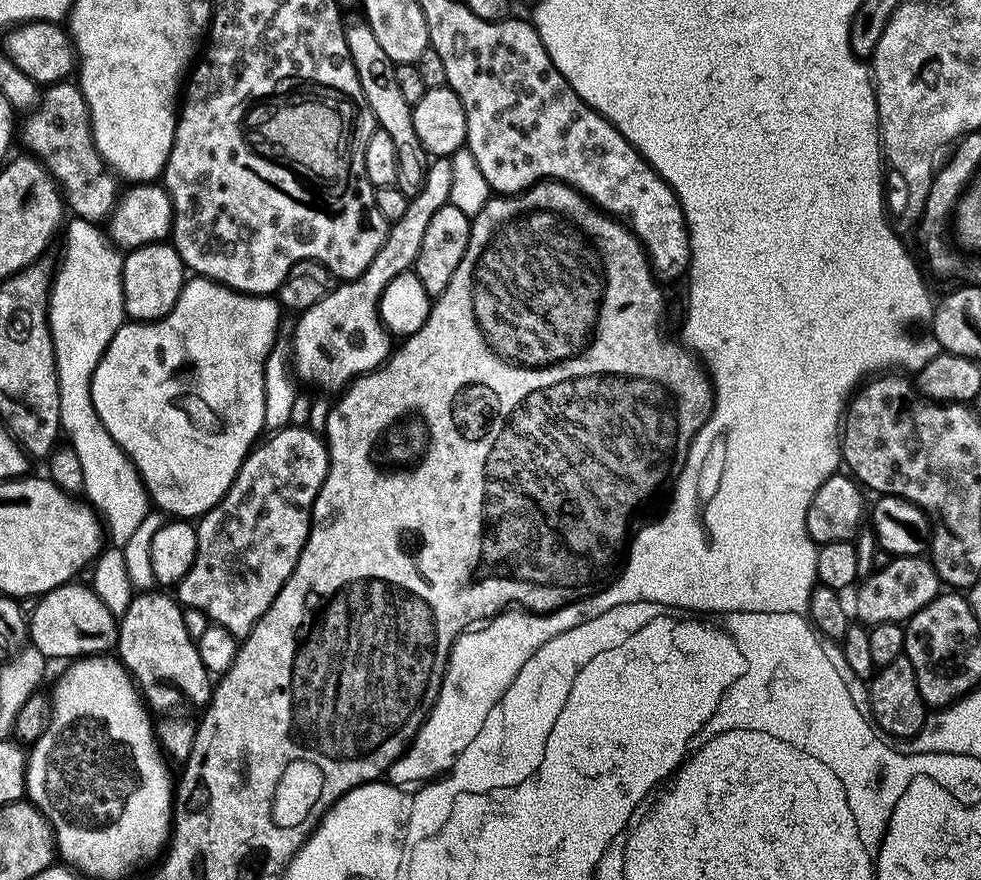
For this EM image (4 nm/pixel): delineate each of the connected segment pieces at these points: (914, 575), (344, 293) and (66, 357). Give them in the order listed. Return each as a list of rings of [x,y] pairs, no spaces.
[[[902,556],[888,563],[892,564],[873,572],[871,577],[859,585],[860,597],[856,600],[856,608],[854,604],[854,612],[855,615],[856,612],[860,615],[861,622],[868,624],[867,626],[903,625],[942,594],[940,576],[934,570],[931,559],[919,556]]]
[[[437,159],[427,169],[422,194],[409,200],[406,214],[402,214],[402,218],[398,218],[389,227],[386,242],[382,250],[378,250],[378,258],[374,258],[370,270],[366,270],[362,278],[333,287],[332,293],[322,298],[318,306],[297,319],[300,321],[296,324],[296,337],[292,340],[290,355],[295,379],[301,385],[313,384],[314,387],[321,388],[321,393],[340,394],[360,377],[376,371],[389,359],[390,336],[380,318],[380,299],[396,278],[415,269],[418,254],[422,254],[422,241],[426,239],[430,218],[434,218],[438,210],[450,203],[452,186],[451,159]]]
[[[77,218],[67,225],[64,239],[66,250],[62,264],[53,277],[52,291],[49,295],[48,322],[51,326],[52,341],[55,344],[56,373],[59,376],[60,427],[63,435],[69,438],[69,447],[78,455],[83,476],[83,495],[87,503],[104,519],[109,541],[122,550],[135,535],[142,522],[152,512],[151,497],[132,460],[110,437],[109,431],[102,426],[94,410],[92,398],[93,374],[100,365],[113,338],[126,322],[124,311],[124,259],[107,235],[95,224]]]

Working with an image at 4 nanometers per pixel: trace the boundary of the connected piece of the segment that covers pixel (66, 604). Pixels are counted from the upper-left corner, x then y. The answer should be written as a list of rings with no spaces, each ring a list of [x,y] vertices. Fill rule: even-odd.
[[[80,582],[64,584],[39,597],[37,604],[40,605],[30,612],[30,644],[42,652],[45,661],[75,662],[81,658],[96,658],[117,647],[120,636],[118,618],[111,614],[91,587],[83,588]]]

